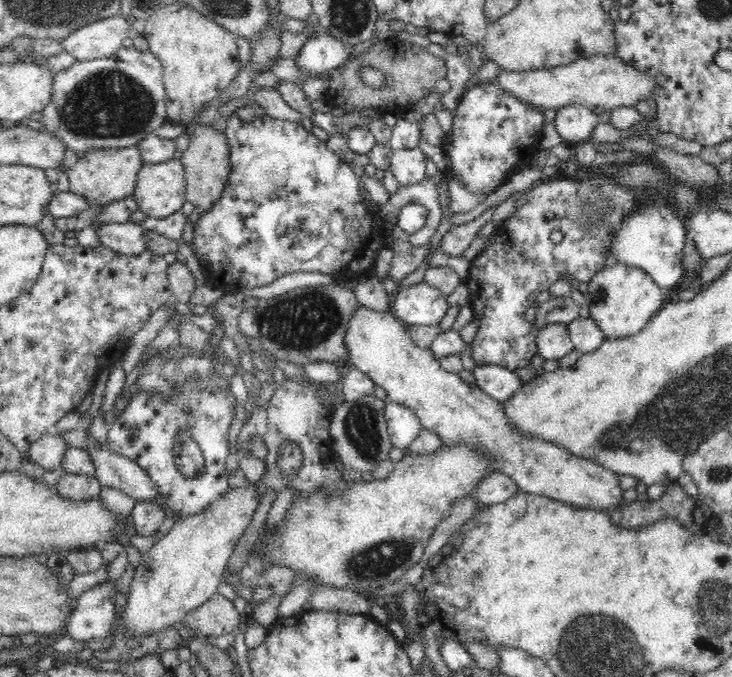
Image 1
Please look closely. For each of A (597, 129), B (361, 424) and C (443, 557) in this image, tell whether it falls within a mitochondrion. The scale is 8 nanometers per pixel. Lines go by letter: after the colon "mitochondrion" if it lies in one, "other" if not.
A: other
B: mitochondrion
C: other

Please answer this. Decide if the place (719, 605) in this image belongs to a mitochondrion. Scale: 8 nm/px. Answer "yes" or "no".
yes

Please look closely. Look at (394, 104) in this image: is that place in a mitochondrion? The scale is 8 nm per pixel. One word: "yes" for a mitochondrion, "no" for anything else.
no

